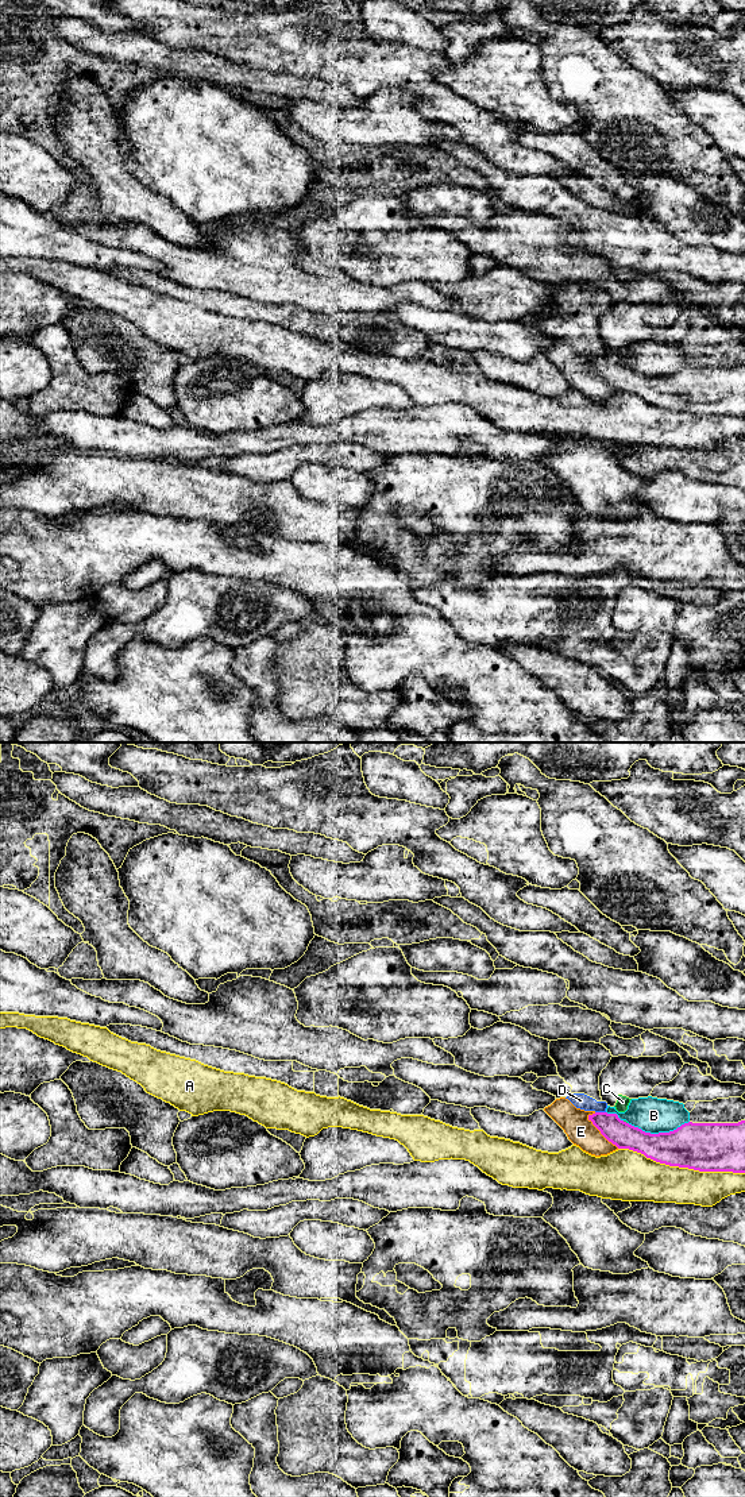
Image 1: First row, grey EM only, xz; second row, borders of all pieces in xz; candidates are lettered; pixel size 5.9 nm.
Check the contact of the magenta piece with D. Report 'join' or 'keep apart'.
keep apart

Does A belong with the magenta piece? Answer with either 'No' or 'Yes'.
No

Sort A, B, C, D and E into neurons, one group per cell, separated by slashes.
A / B / C / D E

